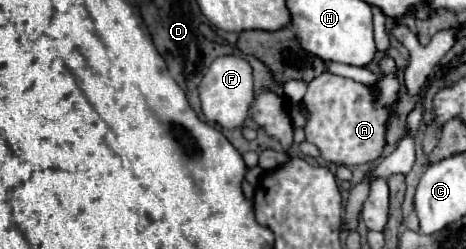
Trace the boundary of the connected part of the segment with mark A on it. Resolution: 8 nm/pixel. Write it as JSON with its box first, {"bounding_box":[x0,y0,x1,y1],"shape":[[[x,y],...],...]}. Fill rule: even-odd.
{"bounding_box":[304,56,400,164],"shape":[[[384,56],[380,60],[380,74],[378,74],[378,82],[374,82],[374,86],[366,86],[360,82],[354,82],[350,78],[342,78],[342,76],[334,76],[330,72],[320,74],[318,78],[314,78],[308,86],[308,92],[304,96],[304,106],[308,110],[308,120],[304,126],[306,132],[306,140],[312,142],[318,150],[320,156],[326,162],[334,162],[334,164],[366,164],[366,162],[374,162],[376,158],[382,156],[384,146],[386,146],[386,124],[392,116],[392,104],[398,100],[398,90],[400,90],[400,80],[398,80],[398,68],[394,58]]]}

